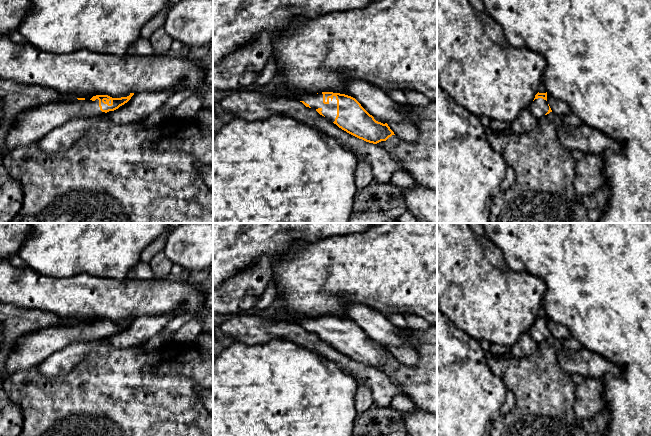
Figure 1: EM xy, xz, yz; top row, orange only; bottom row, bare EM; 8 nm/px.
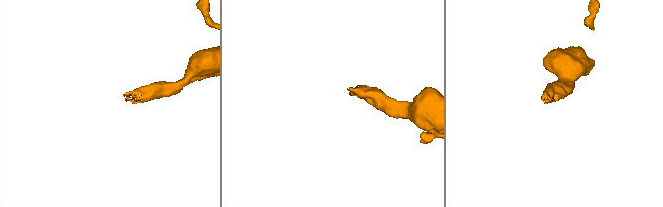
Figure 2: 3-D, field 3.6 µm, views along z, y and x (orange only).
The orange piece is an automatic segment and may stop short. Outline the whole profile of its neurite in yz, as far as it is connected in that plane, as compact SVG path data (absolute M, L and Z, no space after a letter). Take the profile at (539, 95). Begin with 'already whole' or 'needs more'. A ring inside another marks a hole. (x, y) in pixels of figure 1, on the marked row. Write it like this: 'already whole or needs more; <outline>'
needs more; M538 92L535 95L533 102L529 105L528 109L537 119L552 112L549 104L547 103L547 92Z

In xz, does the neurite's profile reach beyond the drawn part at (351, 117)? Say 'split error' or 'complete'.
split error

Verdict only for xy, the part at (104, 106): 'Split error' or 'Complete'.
Split error

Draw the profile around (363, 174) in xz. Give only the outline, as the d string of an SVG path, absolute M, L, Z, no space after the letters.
M359 160L355 170L355 184L357 193L373 183L371 166L364 160Z

